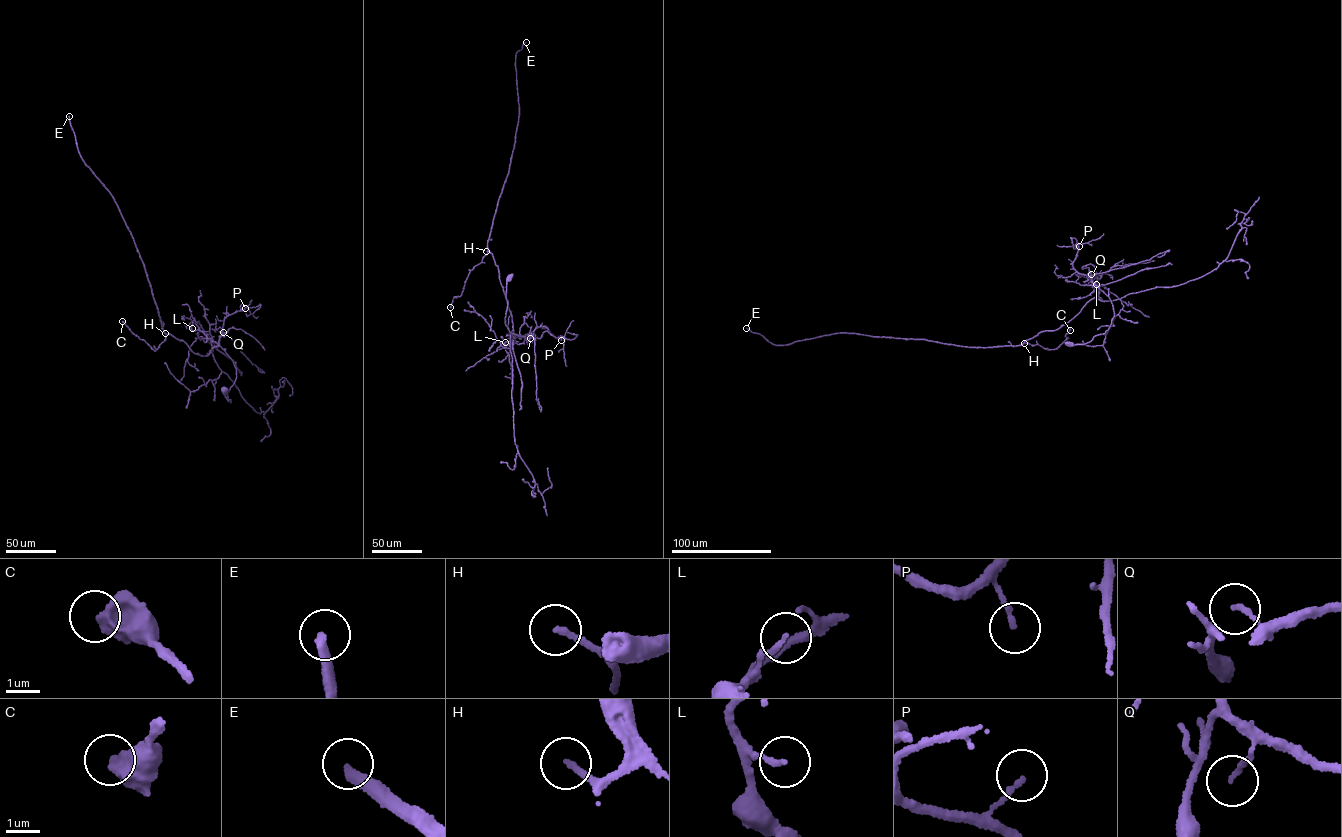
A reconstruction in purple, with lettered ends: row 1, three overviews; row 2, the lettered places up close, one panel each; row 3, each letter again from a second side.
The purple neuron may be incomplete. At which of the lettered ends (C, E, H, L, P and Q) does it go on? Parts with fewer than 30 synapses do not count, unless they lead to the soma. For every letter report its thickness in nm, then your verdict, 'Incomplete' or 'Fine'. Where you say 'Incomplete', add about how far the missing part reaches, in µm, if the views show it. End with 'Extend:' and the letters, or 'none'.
C: Thickness 550 nm. Fine
E: Thickness 320 nm. Incomplete. Missing length about 450 µm
H: Thickness 180 nm. Incomplete. Missing length about 100 µm
L: Thickness 150 nm. Fine
P: Thickness 120 nm. Fine
Q: Thickness 130 nm. Fine
Extend: E, H

